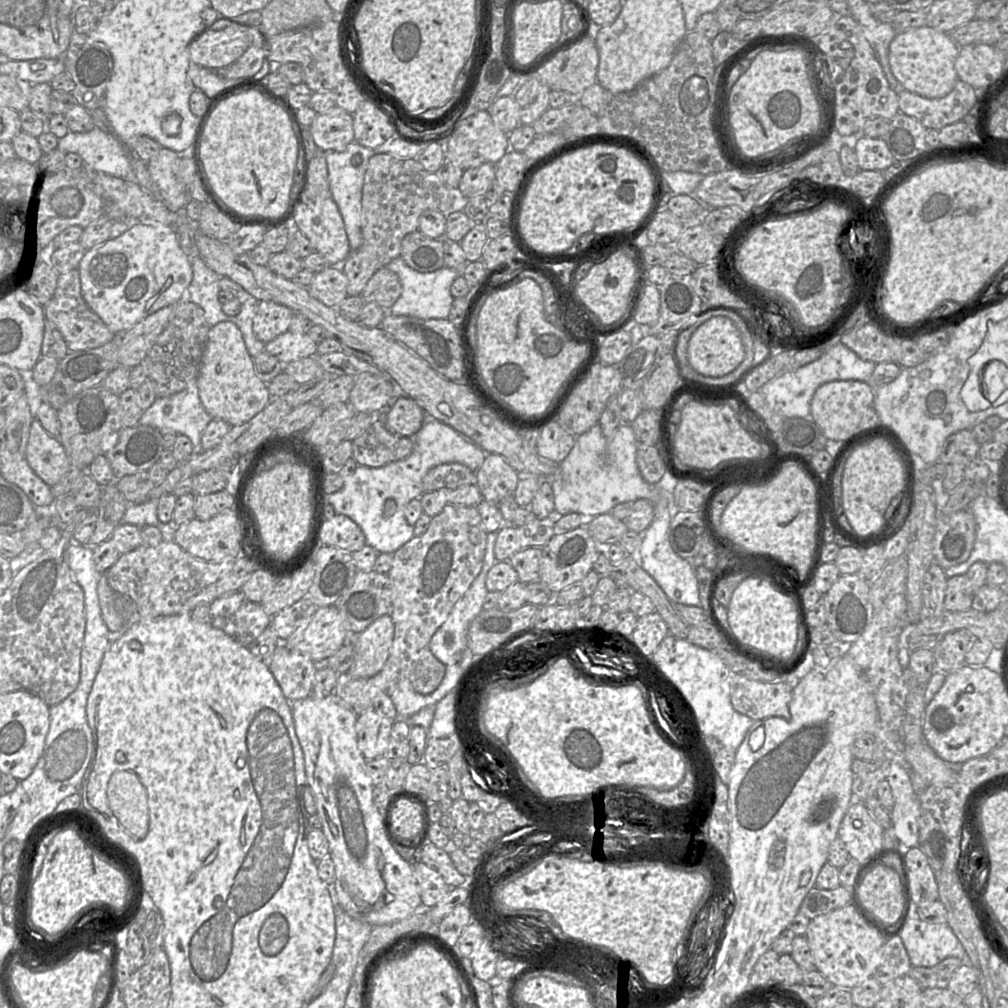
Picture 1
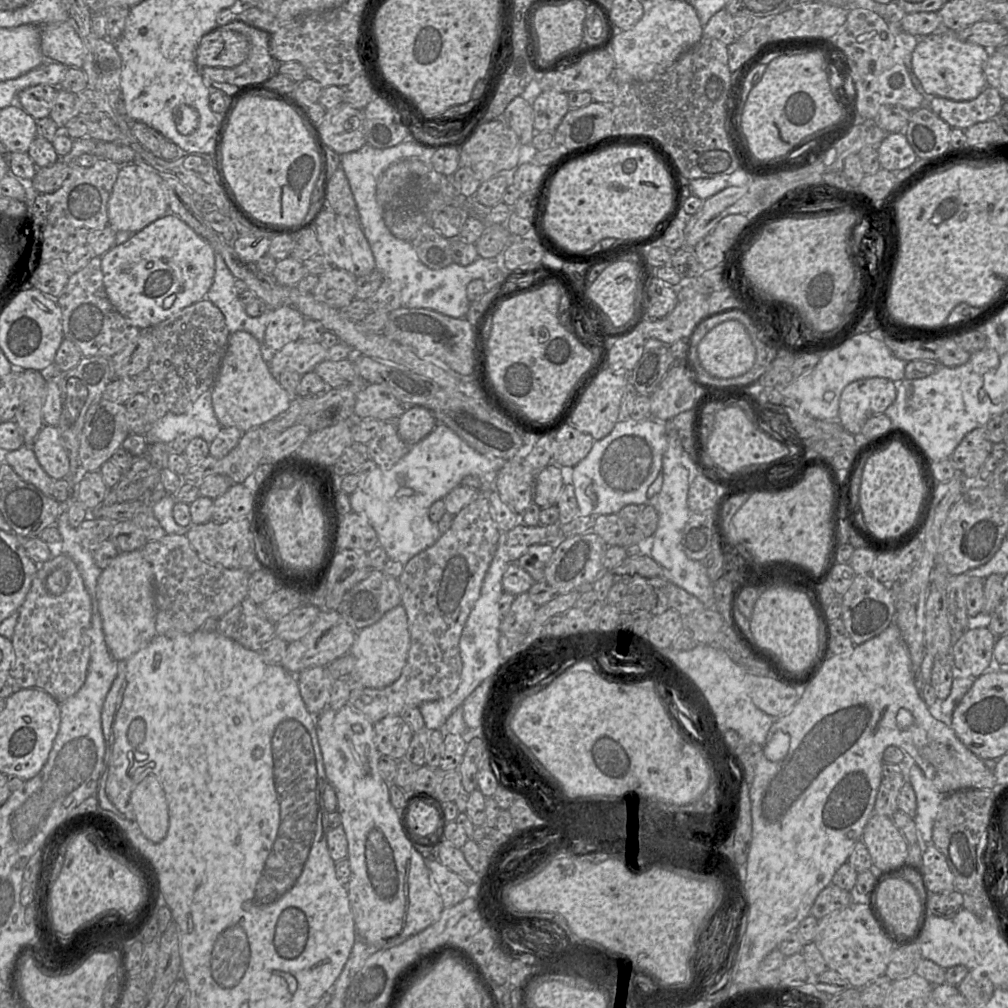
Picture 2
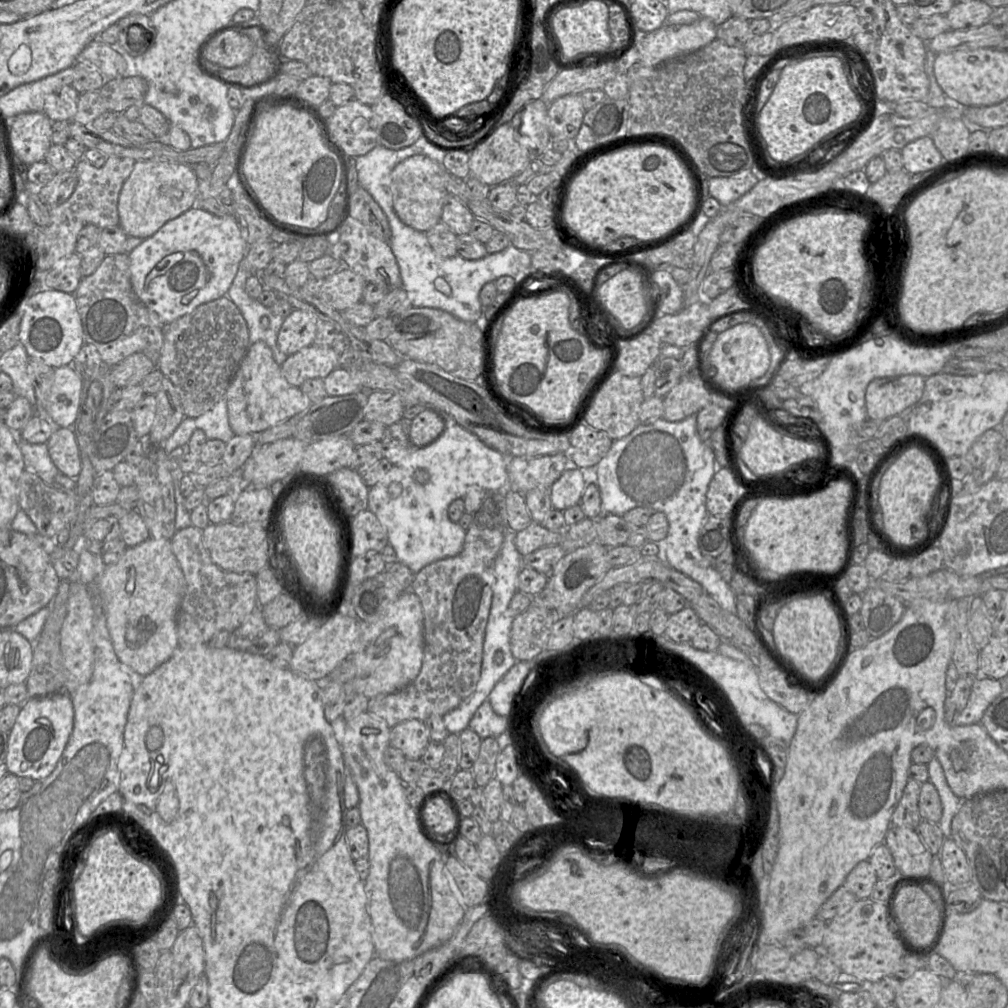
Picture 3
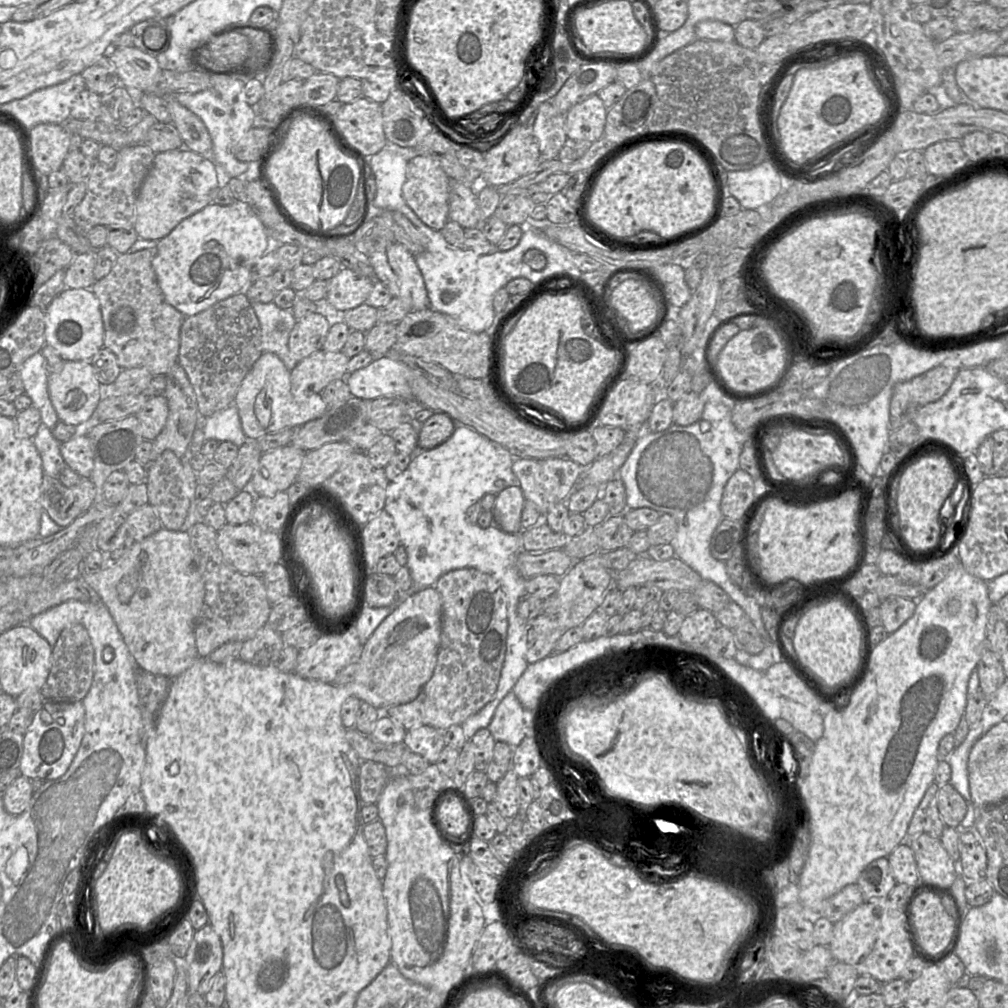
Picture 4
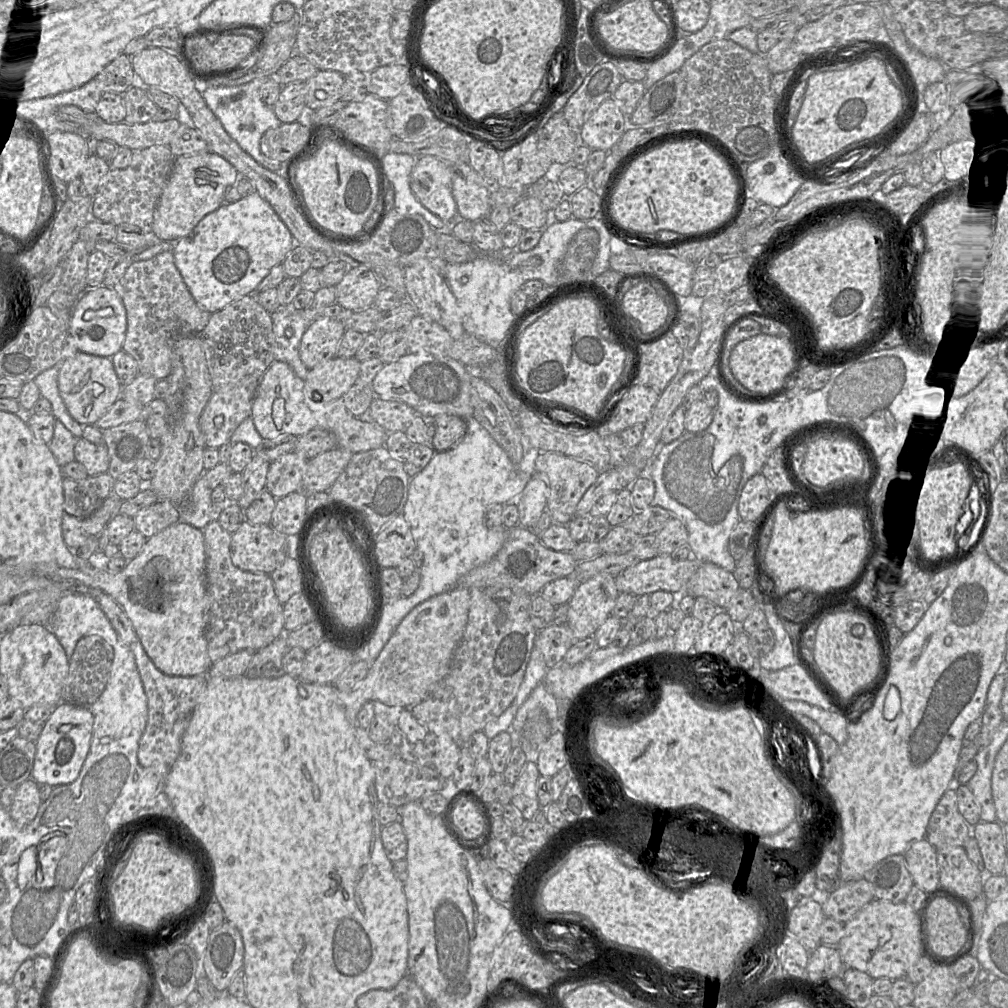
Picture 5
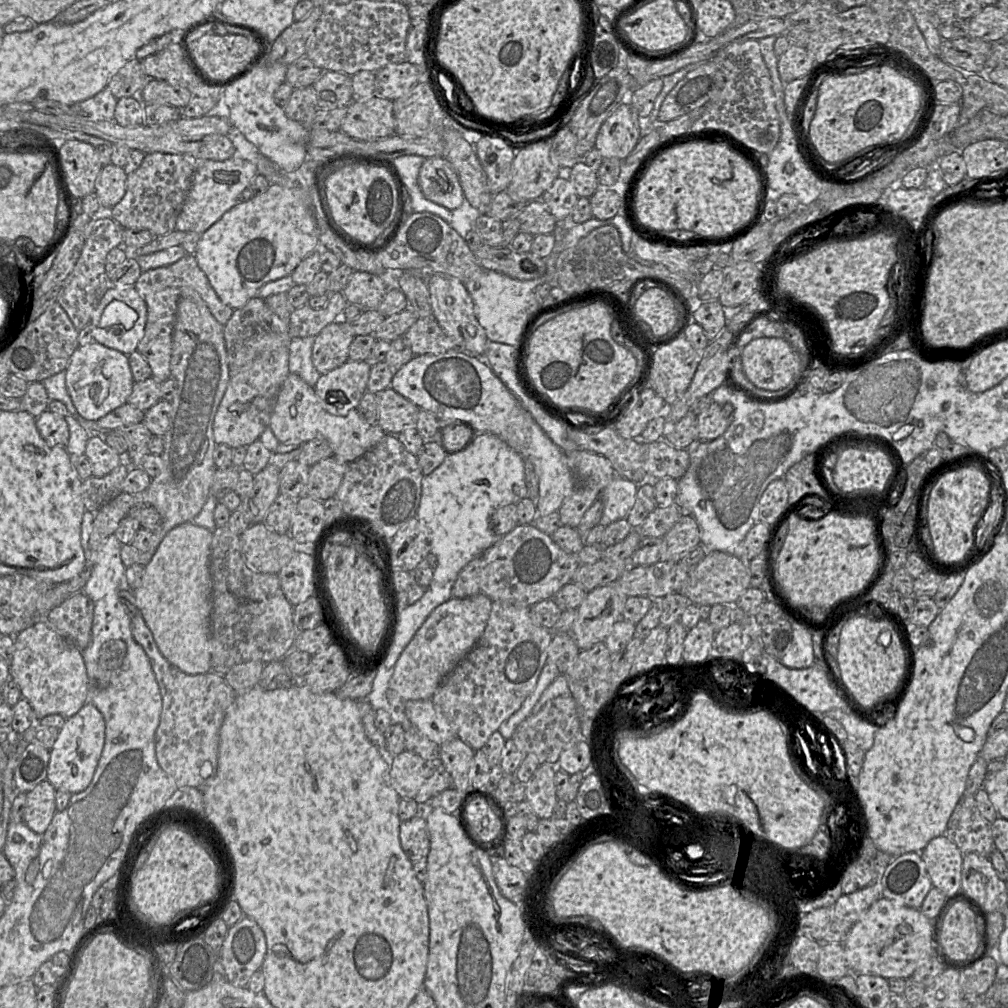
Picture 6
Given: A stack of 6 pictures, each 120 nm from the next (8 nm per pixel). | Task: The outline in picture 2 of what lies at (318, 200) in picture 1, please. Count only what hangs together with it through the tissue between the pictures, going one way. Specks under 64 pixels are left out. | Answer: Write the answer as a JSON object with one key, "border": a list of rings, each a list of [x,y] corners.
{"border":[[[329,147],[325,148],[325,152],[329,178],[328,193],[313,225],[320,244],[320,253],[326,256],[334,267],[356,277],[363,276],[376,269],[374,256],[364,235],[348,179],[340,166],[340,155]]]}

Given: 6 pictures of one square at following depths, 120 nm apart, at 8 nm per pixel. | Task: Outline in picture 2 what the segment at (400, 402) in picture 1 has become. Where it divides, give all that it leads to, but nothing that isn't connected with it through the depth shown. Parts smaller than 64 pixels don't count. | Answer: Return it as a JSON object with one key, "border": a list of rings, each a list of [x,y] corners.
{"border":[[[411,405],[394,421],[399,436],[409,445],[424,439],[437,425],[434,414],[421,405]]]}

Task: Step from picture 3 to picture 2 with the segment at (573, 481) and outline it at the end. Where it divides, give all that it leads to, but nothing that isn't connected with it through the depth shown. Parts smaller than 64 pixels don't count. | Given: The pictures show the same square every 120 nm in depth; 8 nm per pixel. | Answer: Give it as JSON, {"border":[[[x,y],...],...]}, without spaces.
{"border":[[[550,464],[536,474],[534,502],[540,508],[556,504],[565,486],[562,469],[557,464]]]}

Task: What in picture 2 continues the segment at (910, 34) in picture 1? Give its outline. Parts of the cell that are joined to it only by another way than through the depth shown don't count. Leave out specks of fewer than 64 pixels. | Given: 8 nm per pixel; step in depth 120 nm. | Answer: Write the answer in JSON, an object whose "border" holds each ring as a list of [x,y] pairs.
{"border":[[[941,24],[933,34],[919,37],[912,53],[911,67],[925,93],[956,101],[972,100],[988,86],[984,69],[991,50],[960,40],[955,32],[958,31],[949,31]]]}

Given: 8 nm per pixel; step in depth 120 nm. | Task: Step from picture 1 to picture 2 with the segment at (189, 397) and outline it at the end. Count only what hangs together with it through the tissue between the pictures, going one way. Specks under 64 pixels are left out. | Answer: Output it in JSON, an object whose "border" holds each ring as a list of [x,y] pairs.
{"border":[[[209,390],[202,393],[185,413],[174,414],[169,411],[155,423],[149,425],[145,437],[148,443],[170,444],[179,435],[186,433],[202,438],[210,444],[221,428],[222,425],[212,406]]]}

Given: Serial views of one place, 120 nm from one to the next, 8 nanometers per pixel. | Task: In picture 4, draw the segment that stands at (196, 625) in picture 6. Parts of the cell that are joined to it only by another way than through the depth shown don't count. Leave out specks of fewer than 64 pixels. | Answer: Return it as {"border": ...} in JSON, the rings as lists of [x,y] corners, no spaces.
{"border":[[[162,528],[136,542],[121,560],[111,562],[102,571],[84,573],[81,578],[98,594],[108,609],[137,667],[151,674],[174,679],[200,659],[194,627],[204,603],[205,586],[196,568],[187,531]]]}

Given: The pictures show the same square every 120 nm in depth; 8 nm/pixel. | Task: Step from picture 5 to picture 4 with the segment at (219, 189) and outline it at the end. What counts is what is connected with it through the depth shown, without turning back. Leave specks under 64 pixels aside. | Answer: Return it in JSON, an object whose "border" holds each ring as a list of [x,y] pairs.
{"border":[[[186,148],[156,153],[135,203],[133,226],[140,239],[160,240],[182,220],[193,215],[212,200],[212,190],[218,187],[215,163]]]}

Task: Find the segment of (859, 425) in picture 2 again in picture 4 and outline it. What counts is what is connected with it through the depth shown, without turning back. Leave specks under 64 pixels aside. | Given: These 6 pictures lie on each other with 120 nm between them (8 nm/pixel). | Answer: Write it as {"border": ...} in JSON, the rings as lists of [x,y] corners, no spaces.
{"border":[[[937,366],[908,381],[897,383],[890,399],[889,434],[907,422],[913,422],[918,408],[939,400],[948,391],[959,371],[954,367]]]}

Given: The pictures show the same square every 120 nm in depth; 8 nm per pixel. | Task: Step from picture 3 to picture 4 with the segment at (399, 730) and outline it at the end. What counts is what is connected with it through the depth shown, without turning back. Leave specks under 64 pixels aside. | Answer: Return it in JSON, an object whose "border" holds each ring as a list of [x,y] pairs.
{"border":[[[420,726],[407,730],[403,744],[412,752],[422,756],[429,764],[434,764],[446,746],[441,733],[430,726]]]}

